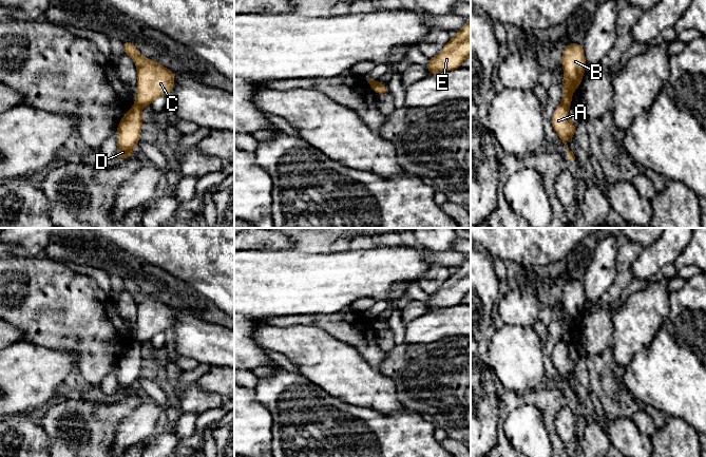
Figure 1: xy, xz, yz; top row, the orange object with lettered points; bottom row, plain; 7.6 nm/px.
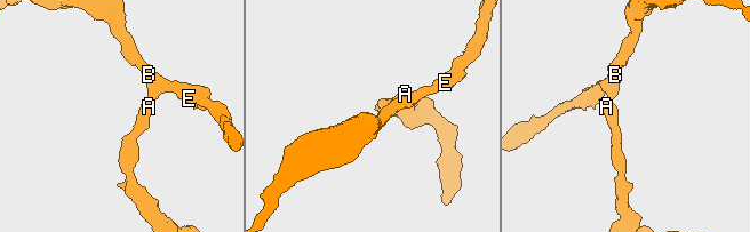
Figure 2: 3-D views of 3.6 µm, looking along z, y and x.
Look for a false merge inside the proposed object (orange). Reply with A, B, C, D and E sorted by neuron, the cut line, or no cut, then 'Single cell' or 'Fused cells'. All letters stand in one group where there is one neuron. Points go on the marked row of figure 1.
Groups: A D / B C E. Split along xy (135, 102), (141, 109). Fused cells

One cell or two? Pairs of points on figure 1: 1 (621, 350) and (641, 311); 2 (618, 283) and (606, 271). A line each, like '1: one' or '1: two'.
1: one
2: two

